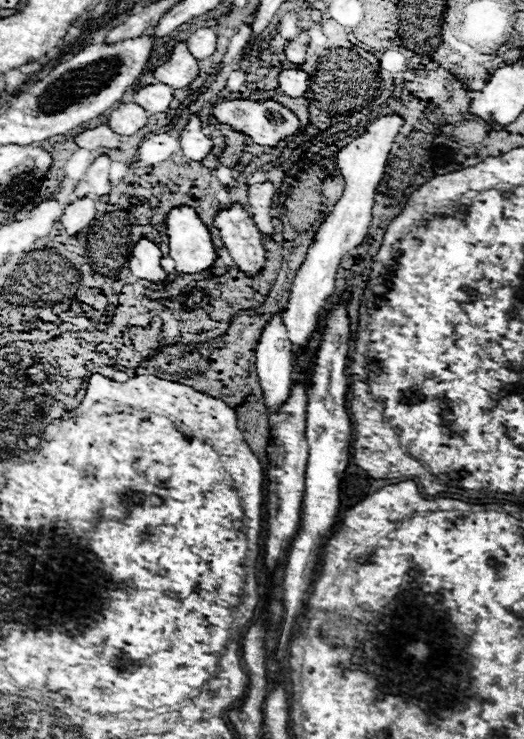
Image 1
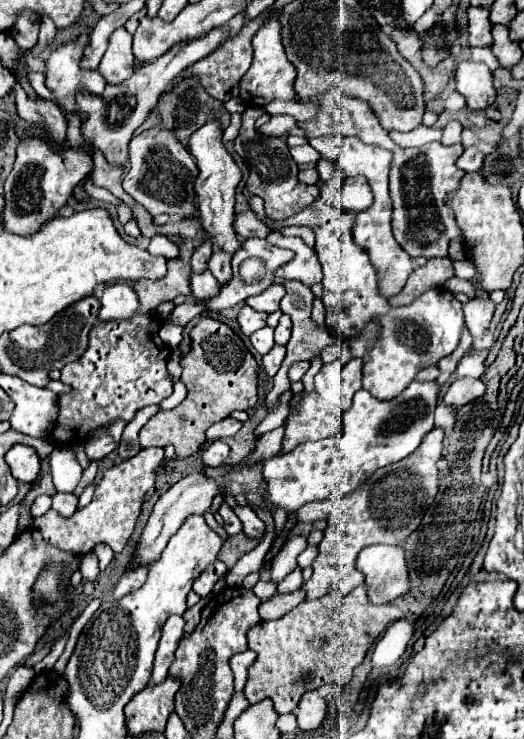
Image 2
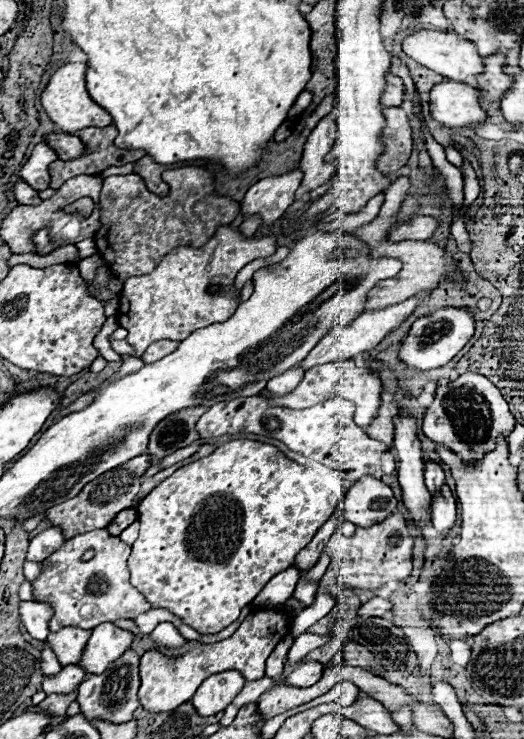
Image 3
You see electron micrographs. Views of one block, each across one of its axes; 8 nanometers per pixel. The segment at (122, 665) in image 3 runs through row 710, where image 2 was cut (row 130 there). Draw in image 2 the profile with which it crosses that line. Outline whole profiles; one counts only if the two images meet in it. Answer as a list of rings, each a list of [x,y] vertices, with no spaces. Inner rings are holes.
[[[214,28],[214,32],[208,32],[206,36],[192,40],[192,44],[176,44],[170,52],[160,56],[156,62],[146,64],[138,68],[128,80],[116,86],[106,86],[102,96],[84,96],[82,92],[76,96],[76,104],[82,112],[88,114],[86,124],[82,126],[82,136],[86,140],[92,140],[92,144],[104,152],[106,160],[110,164],[124,164],[128,156],[128,142],[132,140],[134,130],[148,118],[150,110],[158,104],[160,94],[166,90],[166,86],[190,64],[198,62],[200,58],[208,56],[210,50],[214,50],[220,42],[228,38],[226,28]]]

